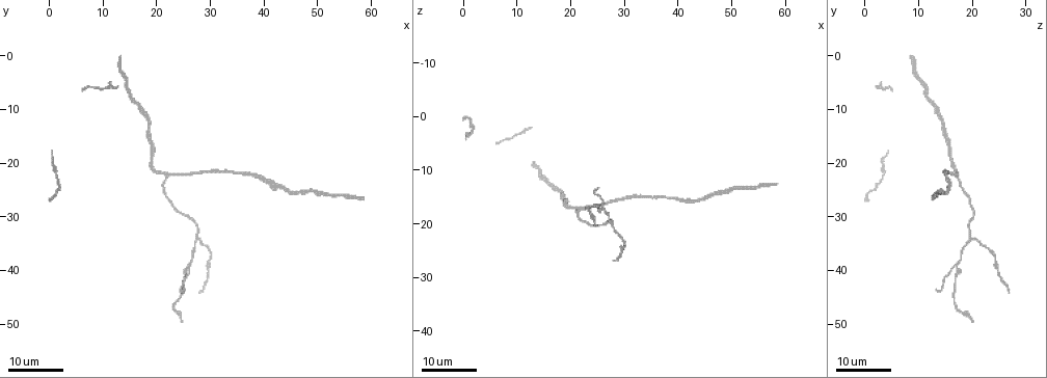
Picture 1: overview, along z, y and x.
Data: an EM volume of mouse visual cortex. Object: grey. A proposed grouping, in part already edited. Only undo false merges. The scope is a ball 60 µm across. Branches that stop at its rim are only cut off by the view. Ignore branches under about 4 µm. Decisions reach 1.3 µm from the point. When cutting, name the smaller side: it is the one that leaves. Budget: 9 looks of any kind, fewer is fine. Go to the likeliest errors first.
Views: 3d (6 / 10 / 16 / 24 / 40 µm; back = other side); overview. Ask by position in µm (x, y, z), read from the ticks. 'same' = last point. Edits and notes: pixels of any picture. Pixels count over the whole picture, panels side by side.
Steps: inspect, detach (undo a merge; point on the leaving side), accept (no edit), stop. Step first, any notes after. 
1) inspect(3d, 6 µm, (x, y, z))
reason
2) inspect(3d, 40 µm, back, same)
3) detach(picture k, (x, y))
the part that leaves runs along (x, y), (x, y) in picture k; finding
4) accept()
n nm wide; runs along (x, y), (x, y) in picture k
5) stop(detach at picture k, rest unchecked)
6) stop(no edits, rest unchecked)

inspect(3d, 16 µm, (26.0, 39.0, 17.5))
arms part here

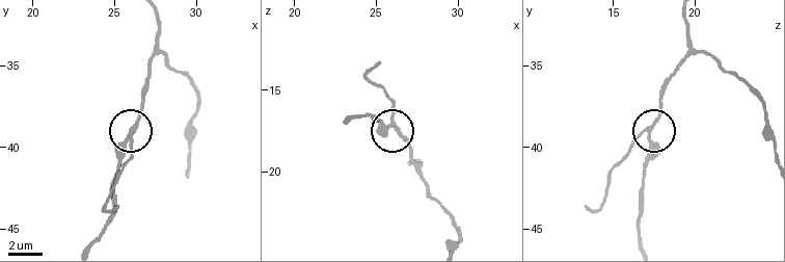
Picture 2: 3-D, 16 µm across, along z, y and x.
inspect(3d, 6 µm, (26.0, 39.1, 17.0))

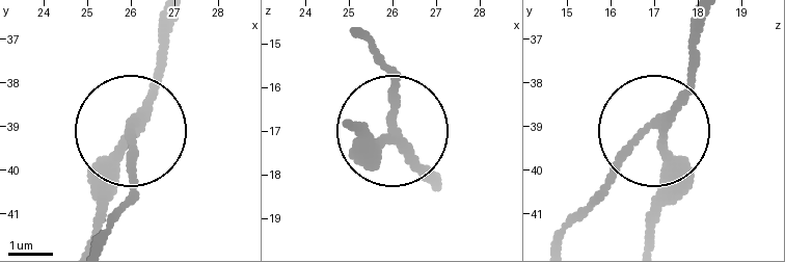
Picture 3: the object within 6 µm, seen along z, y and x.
accept()
200 nm wide; runs along (705, 22), (682, 100), (564, 231) in picture 3; all the same cell

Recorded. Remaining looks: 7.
inspect(3d, 16 µm, (22.0, 23.0, 17.5))
three arms meet

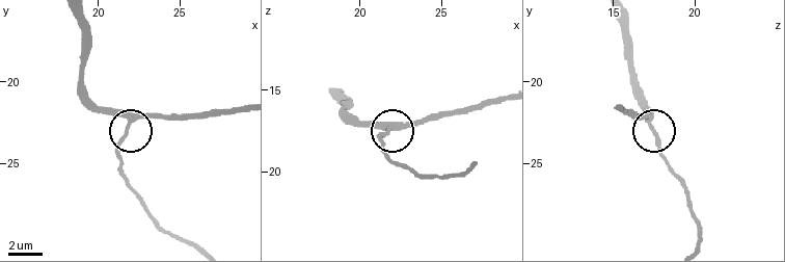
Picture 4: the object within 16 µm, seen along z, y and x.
inspect(3d, 6 µm, (21.9, 22.9, 17.4))

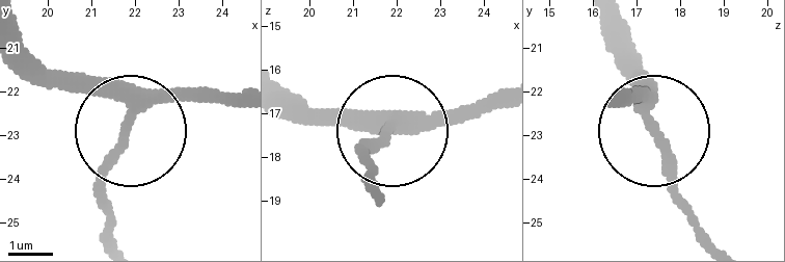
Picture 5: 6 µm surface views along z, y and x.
inspect(3d, 6 µm, back, (21.85, 22.75, 17.30))

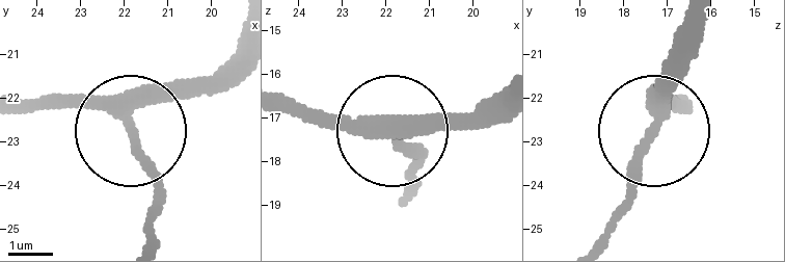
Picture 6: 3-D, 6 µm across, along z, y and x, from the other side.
accept()
side arm 36 µm; one cell here

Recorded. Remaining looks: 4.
inspect(3d, 24 µm, (28.0, 34.5, 20.0))
branch point

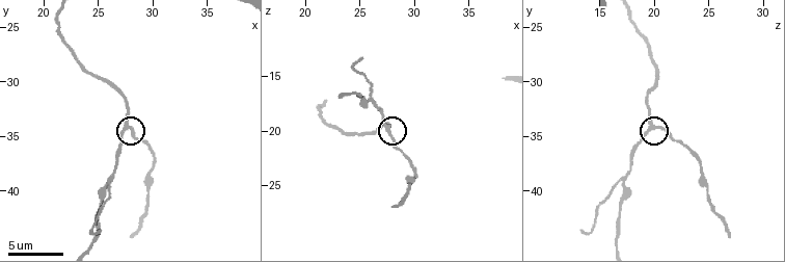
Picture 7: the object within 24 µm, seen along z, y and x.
inspect(3d, 10 µm, (27.6, 34.2, 20.0))

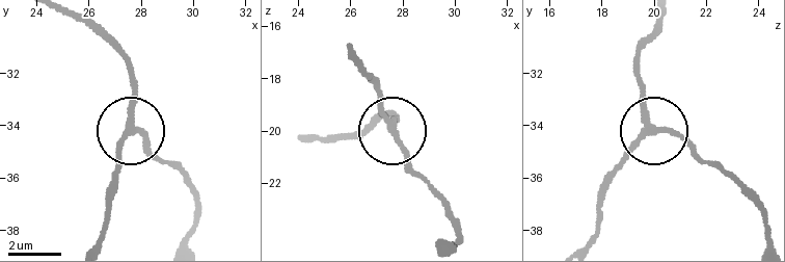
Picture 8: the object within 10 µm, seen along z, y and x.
accept()
3 arms; one cell here

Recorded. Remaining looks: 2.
inspect(3d, 24 µm, (18.5, 13.0, 15.0))

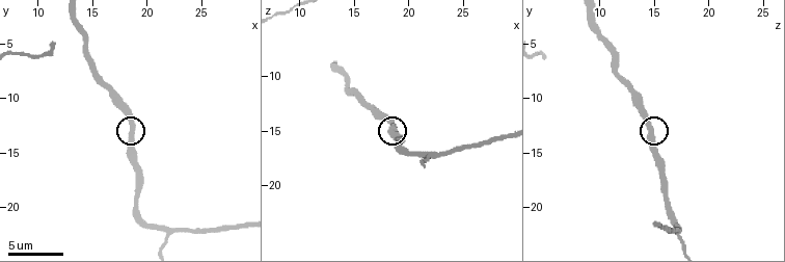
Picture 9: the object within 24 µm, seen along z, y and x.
inspect(3d, 10 µm, (18.8, 13.0, 14.6))

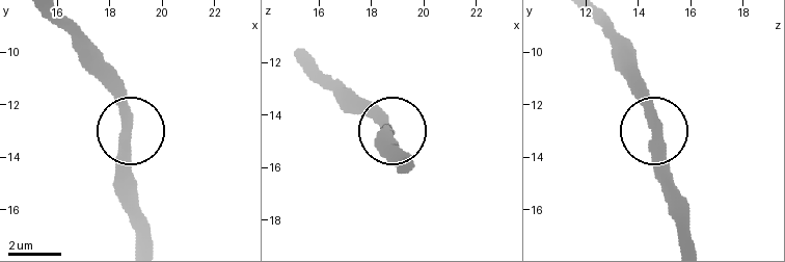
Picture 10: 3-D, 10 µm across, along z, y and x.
accept()
runs along (658, 136), (653, 165), (667, 210) in picture 10; all the same cell

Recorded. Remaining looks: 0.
stop(no edits, rest unchecked)

